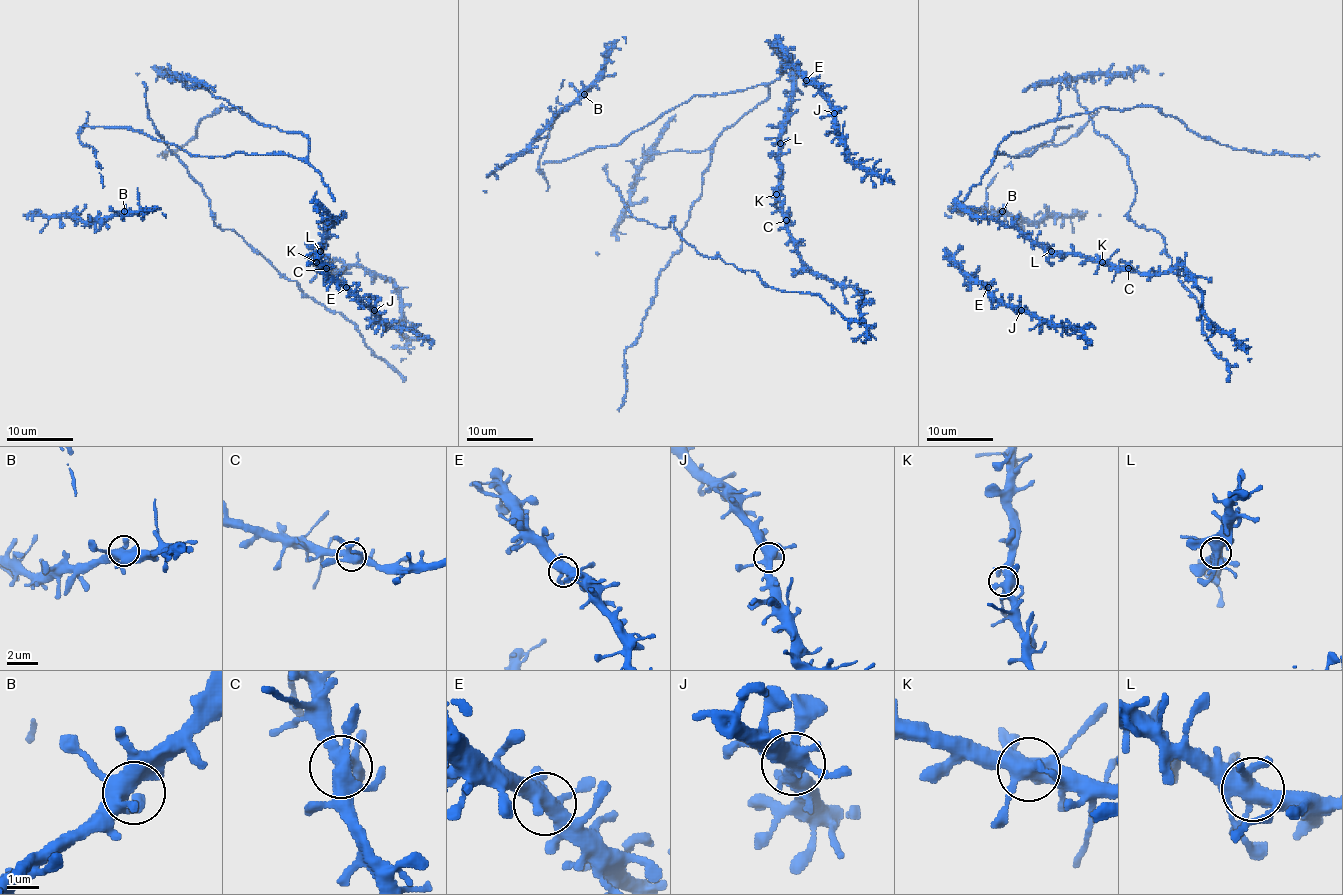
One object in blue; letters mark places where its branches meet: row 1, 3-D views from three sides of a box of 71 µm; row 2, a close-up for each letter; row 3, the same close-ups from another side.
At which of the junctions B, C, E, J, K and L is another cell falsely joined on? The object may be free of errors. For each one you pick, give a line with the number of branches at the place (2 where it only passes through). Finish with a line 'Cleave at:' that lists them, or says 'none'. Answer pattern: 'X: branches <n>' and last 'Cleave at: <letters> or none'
Cleave at: none

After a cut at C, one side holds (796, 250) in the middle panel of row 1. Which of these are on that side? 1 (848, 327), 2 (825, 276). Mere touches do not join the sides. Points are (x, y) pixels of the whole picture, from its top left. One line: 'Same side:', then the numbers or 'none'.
Same side: 2

